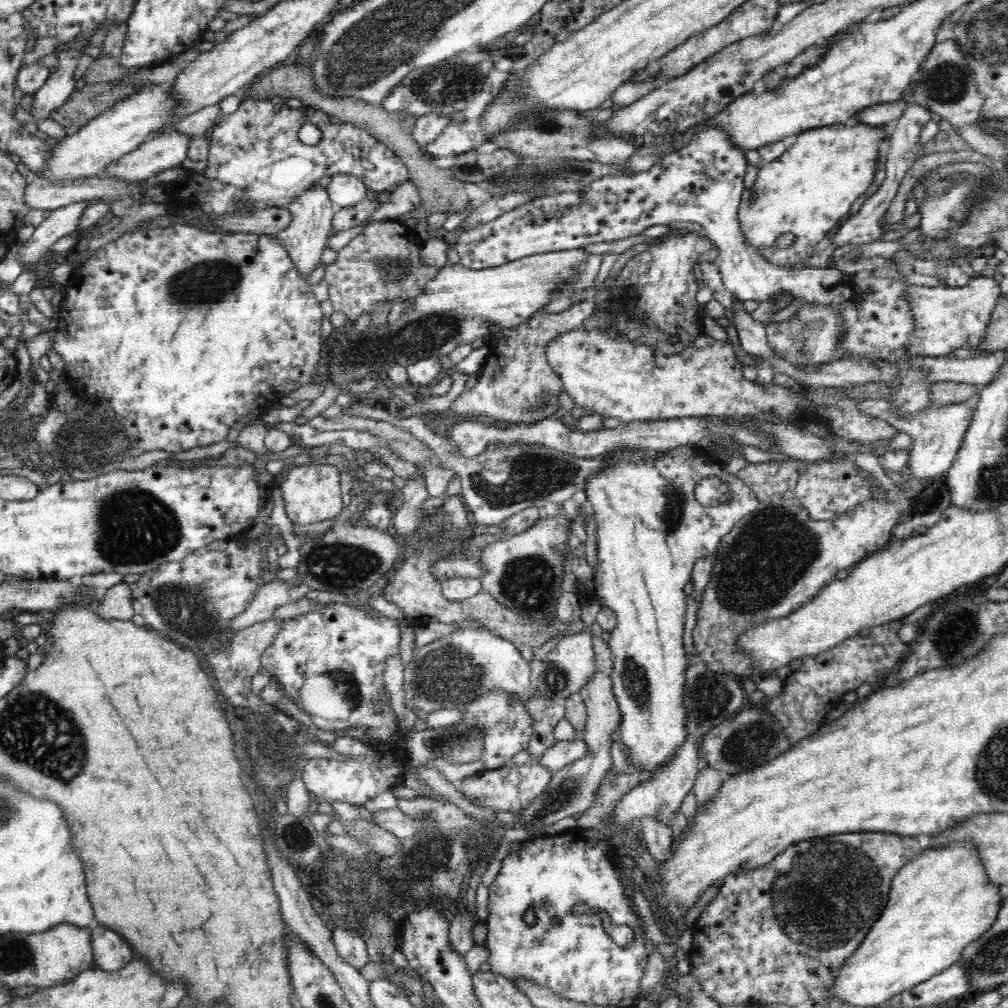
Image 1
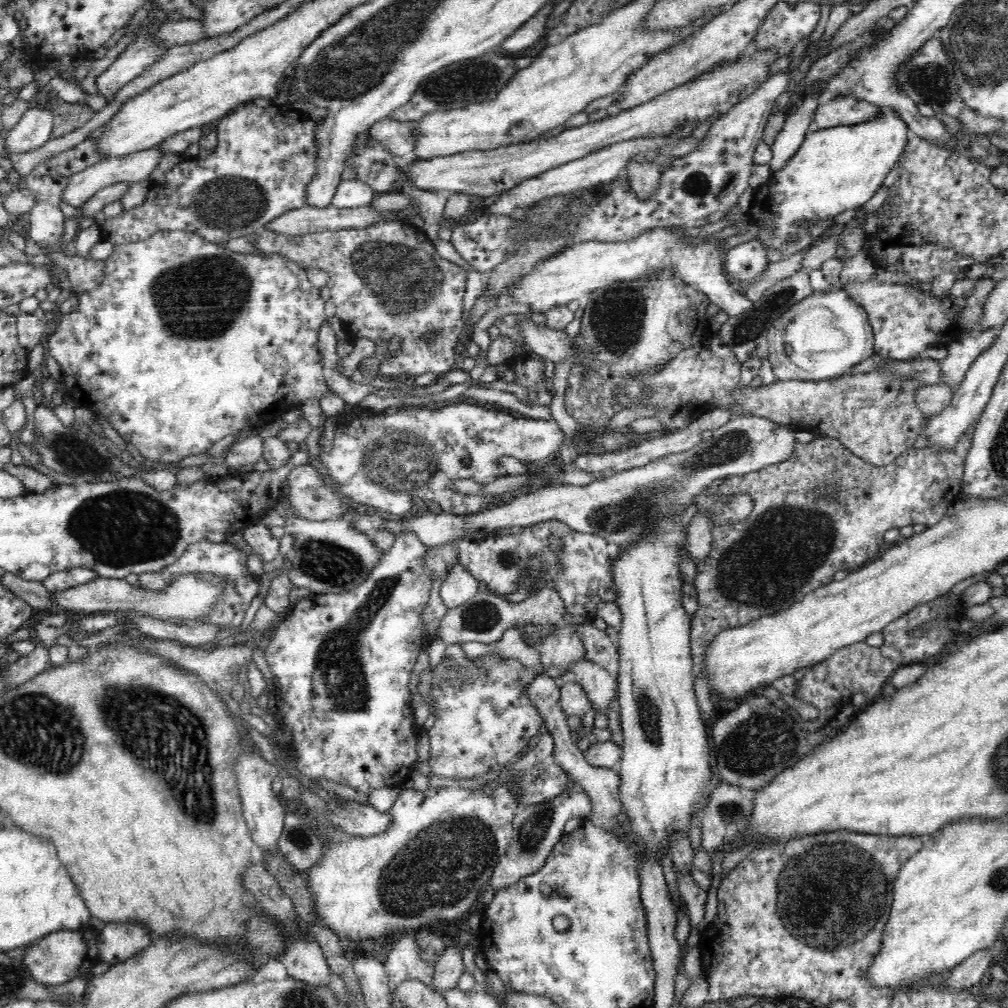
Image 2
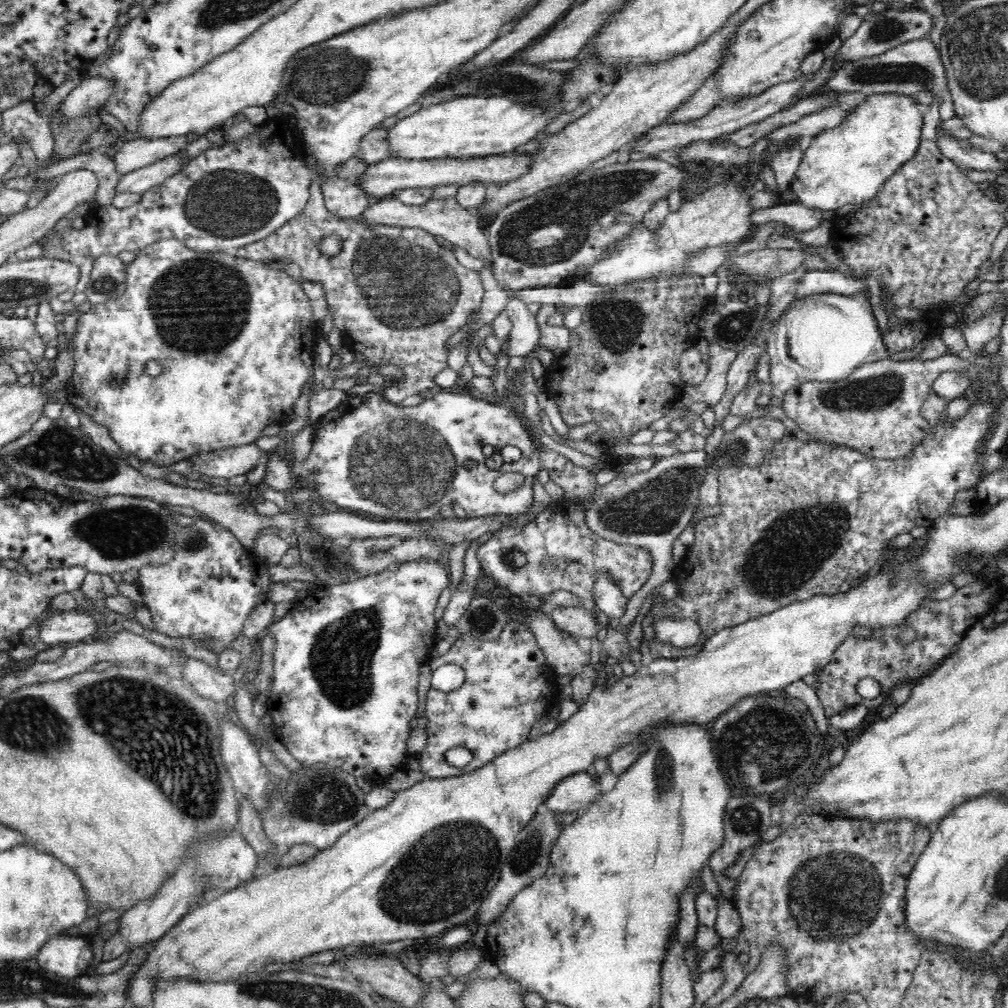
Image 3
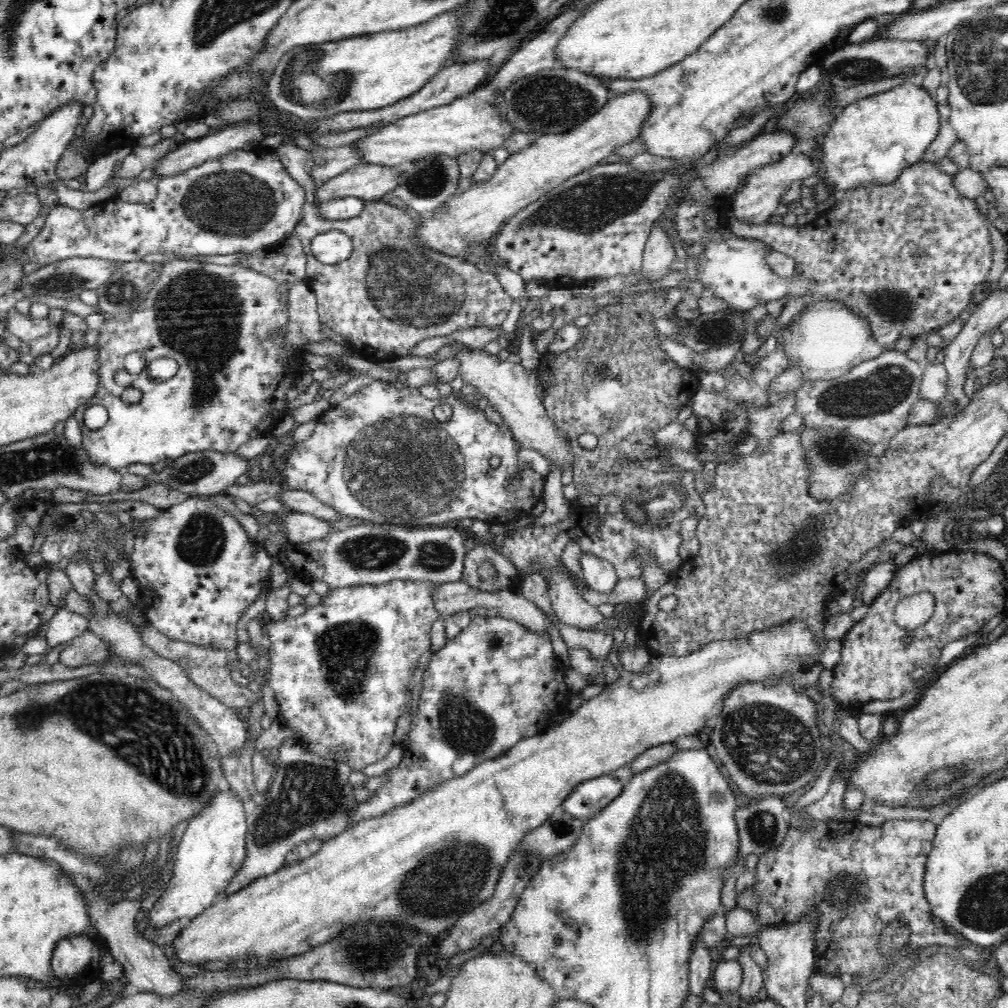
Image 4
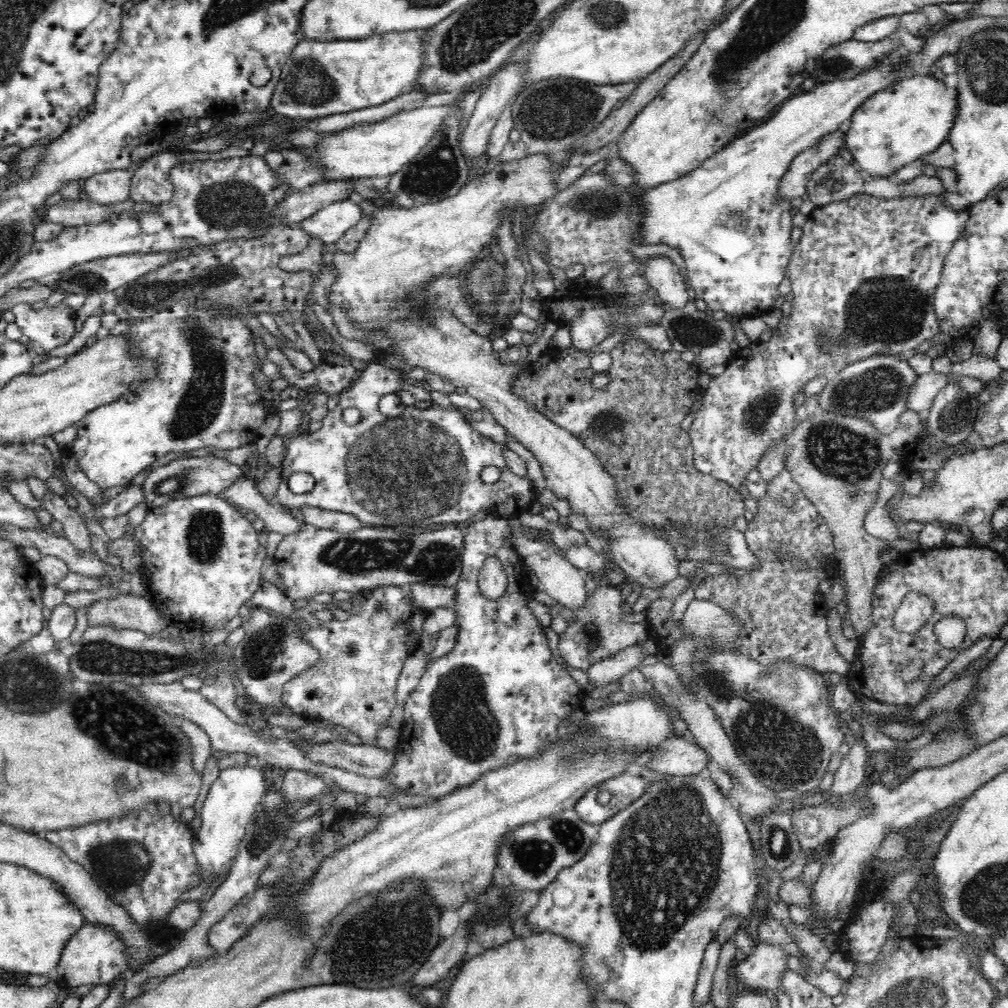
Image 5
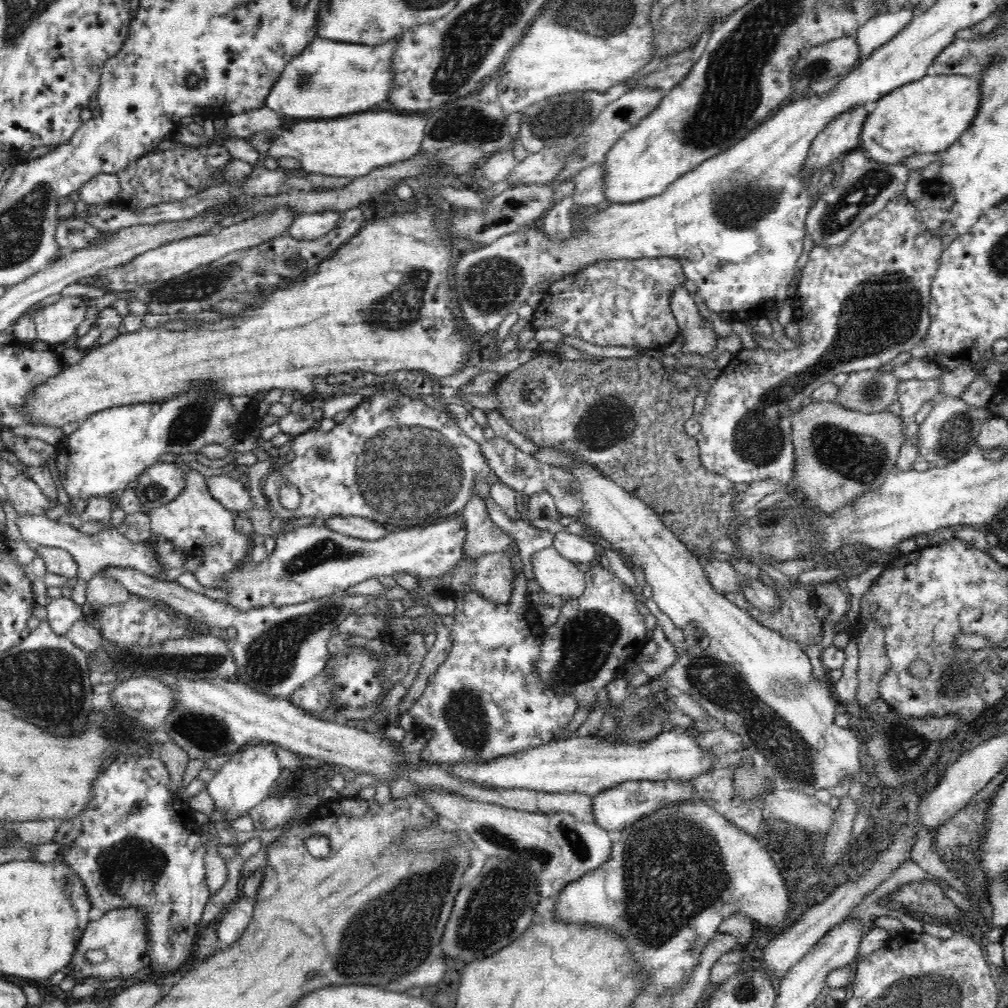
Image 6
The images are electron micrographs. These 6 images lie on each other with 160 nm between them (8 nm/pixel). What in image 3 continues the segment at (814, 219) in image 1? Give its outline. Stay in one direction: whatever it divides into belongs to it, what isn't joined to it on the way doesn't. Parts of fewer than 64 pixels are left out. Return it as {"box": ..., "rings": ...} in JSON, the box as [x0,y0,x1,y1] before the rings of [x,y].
{"box":[790,92,925,212],"rings":[[[890,92],[890,94],[874,94],[868,99],[864,99],[856,108],[852,108],[850,112],[844,116],[844,120],[842,120],[836,128],[825,130],[804,143],[802,160],[800,161],[799,167],[796,169],[794,178],[792,178],[790,182],[790,188],[794,191],[794,195],[796,195],[792,203],[802,204],[812,209],[820,209],[820,211],[836,212],[837,209],[847,204],[856,204],[860,206],[863,203],[872,201],[887,180],[894,175],[894,172],[896,172],[909,158],[912,158],[913,154],[916,154],[920,144],[924,110],[925,108],[913,100],[912,96],[904,96],[903,94],[896,94],[895,92]]]}

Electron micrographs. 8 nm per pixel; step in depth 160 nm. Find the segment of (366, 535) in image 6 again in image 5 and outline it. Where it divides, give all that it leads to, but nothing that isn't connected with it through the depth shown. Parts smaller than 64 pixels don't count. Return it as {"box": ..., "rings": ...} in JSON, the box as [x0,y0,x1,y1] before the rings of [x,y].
{"box":[299,505,364,531],"rings":[[[302,505],[299,508],[304,516],[304,523],[318,528],[337,531],[353,531],[364,526],[358,518],[352,514],[338,511],[324,510],[310,505]]]}

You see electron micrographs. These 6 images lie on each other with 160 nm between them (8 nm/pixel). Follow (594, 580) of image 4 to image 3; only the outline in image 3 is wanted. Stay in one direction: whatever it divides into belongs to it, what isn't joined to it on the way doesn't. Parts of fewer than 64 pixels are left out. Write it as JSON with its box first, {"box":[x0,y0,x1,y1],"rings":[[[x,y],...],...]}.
{"box":[593,572,628,619],"rings":[[[600,572],[596,576],[593,597],[598,610],[604,612],[609,619],[624,616],[628,598],[621,593],[621,590],[608,573]]]}

